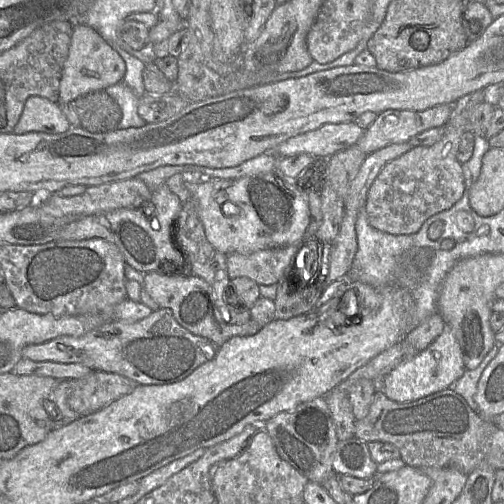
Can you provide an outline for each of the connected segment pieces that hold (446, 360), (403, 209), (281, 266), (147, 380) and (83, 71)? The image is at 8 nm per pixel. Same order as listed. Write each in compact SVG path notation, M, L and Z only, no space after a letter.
M460 345L447 348L447 352L434 352L421 359L421 355L402 362L385 376L383 392L396 402L412 402L451 387L466 370Z
M483 90L471 92L452 105L442 139L432 146L414 146L387 163L371 185L365 211L369 224L390 234L415 234L431 216L450 209L463 196L464 175L457 159L460 139L470 129L473 108L484 102Z
M298 244L264 249L250 254L230 253L226 255L230 279L246 277L260 285L277 284L299 251Z
M168 308L154 310L147 317L125 322L112 320L81 336L59 336L42 344L26 345L22 357L35 362L52 361L64 364L82 364L92 371L115 373L135 381L138 385L171 384L183 380L196 368L213 359L218 346L211 340L194 335L182 327Z
M73 24L69 53L62 69L58 105L70 103L87 93L103 90L123 80L126 65L97 31L87 25Z

